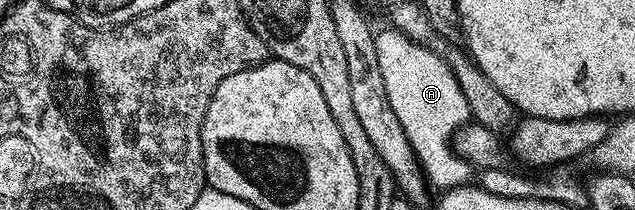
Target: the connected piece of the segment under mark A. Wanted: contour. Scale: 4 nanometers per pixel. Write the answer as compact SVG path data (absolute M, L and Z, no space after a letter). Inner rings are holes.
M394 27L378 30L375 33L377 47L377 63L381 63L381 76L385 78L385 95L389 95L389 103L397 115L398 122L405 129L405 135L417 155L419 165L423 168L423 176L439 191L455 189L472 180L473 166L463 157L455 153L452 137L463 125L472 120L469 103L461 93L461 87L453 75L453 71L440 59L433 50L415 41L409 40L402 31Z

